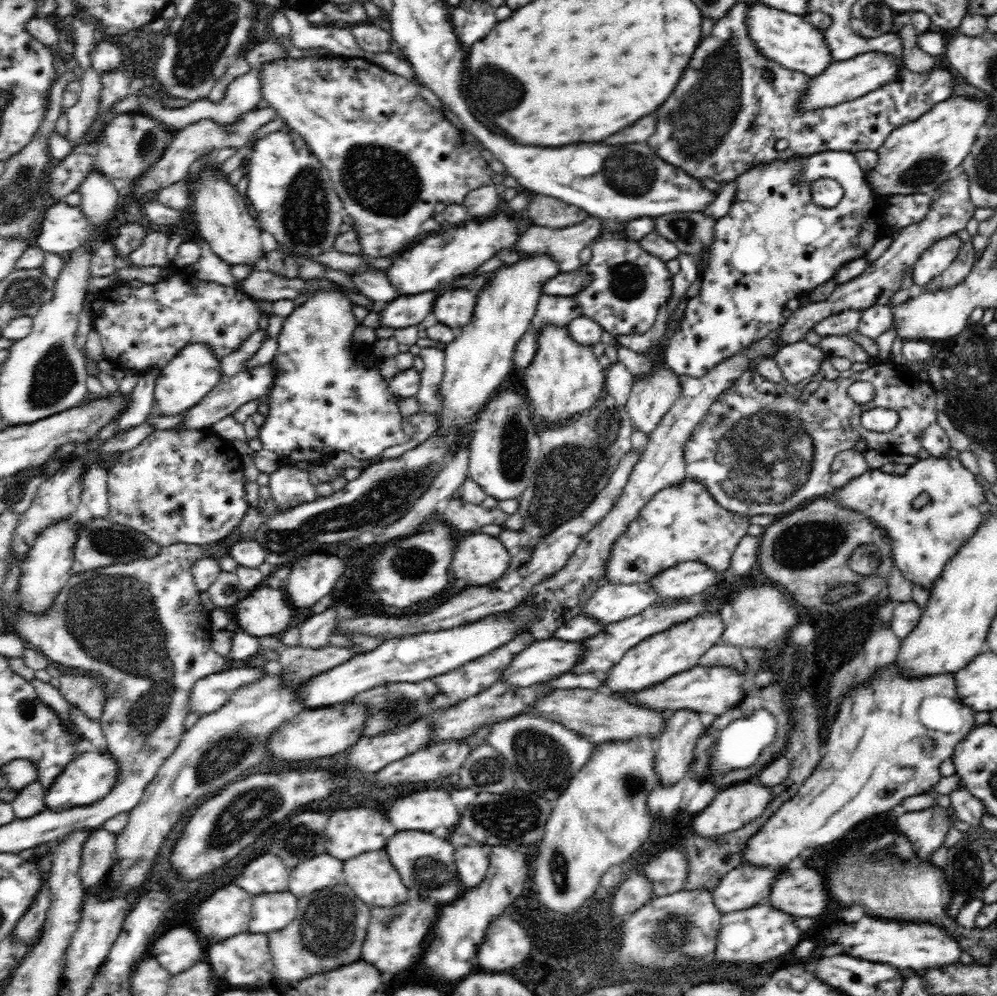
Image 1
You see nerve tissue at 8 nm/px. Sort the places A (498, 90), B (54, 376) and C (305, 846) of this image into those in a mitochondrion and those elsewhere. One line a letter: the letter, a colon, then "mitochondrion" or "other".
A: mitochondrion
B: mitochondrion
C: mitochondrion

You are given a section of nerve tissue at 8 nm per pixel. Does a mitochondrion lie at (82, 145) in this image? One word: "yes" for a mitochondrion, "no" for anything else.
no

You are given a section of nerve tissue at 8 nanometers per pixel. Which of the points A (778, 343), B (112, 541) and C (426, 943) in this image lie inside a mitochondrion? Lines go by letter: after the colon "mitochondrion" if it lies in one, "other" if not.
A: other
B: mitochondrion
C: other

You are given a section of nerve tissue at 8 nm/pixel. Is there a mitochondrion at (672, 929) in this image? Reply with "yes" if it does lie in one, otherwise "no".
yes

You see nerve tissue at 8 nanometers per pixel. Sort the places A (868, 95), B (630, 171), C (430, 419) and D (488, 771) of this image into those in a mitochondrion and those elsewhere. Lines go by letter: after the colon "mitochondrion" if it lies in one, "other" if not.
A: other
B: mitochondrion
C: other
D: mitochondrion

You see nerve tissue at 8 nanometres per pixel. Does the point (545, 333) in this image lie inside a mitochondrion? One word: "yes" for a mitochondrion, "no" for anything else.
no

